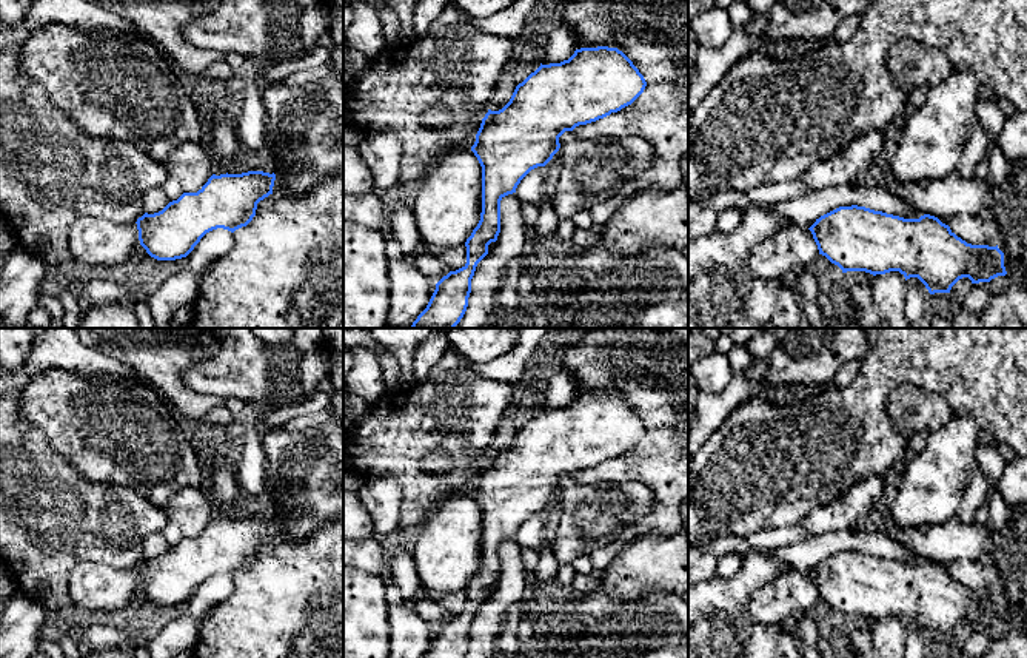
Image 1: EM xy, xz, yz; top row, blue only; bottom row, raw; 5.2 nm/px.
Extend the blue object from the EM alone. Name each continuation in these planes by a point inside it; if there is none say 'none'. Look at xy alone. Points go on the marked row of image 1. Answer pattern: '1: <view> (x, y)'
none

